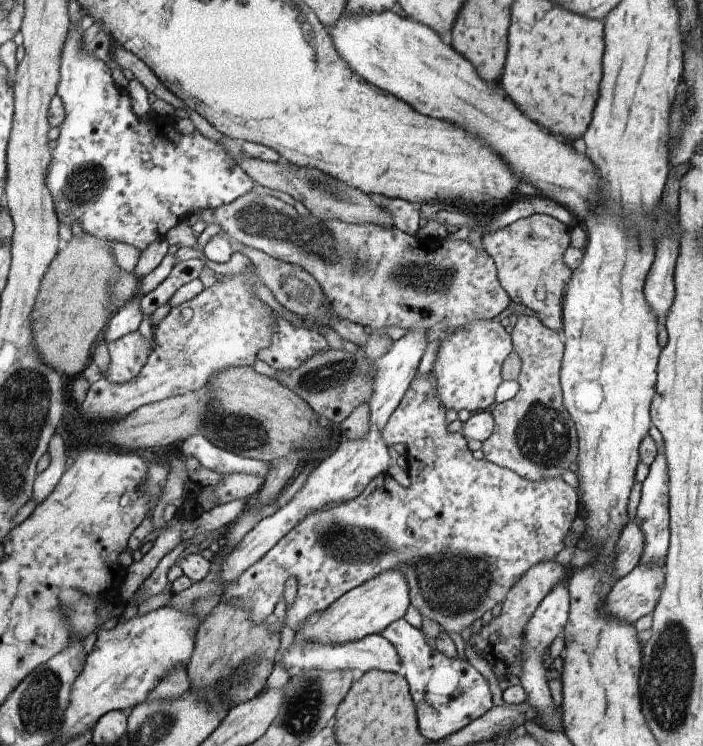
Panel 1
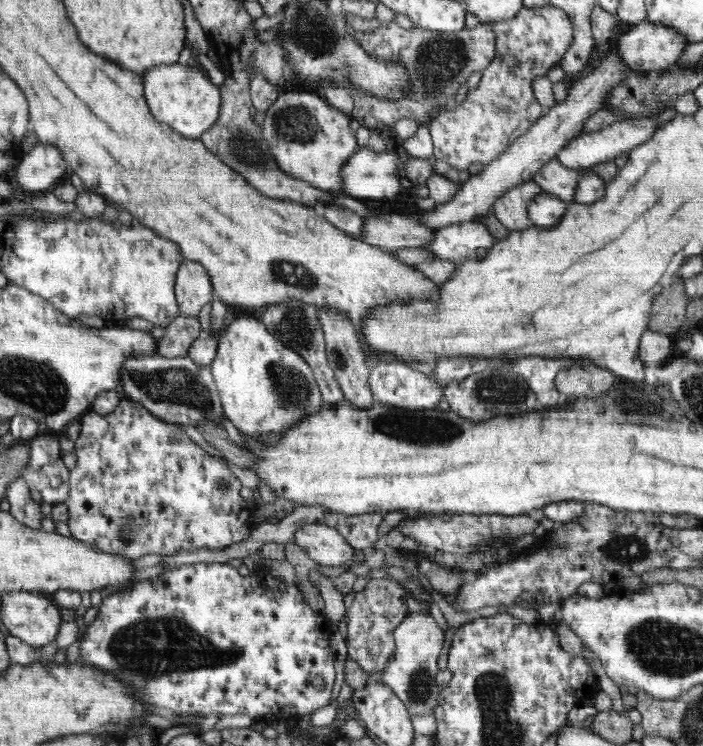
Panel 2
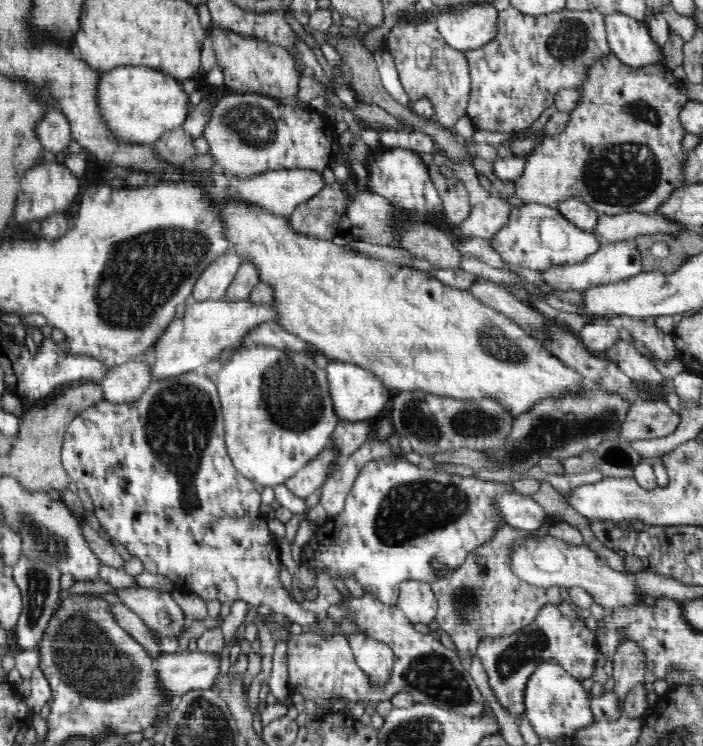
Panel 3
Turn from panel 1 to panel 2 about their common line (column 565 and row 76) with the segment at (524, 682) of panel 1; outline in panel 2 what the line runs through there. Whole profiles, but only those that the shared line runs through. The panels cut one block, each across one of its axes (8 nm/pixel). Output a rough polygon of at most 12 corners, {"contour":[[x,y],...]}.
{"contour":[[618,53],[453,198],[412,217],[440,230],[487,214],[581,134],[632,70]]}

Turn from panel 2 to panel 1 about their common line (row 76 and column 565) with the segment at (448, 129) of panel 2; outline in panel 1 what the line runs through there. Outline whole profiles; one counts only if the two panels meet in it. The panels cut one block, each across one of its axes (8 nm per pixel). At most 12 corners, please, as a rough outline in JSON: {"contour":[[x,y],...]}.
{"contour":[[417,370],[380,474],[310,511],[221,600],[295,631],[399,569],[460,633],[566,548],[580,507],[446,432]]}

